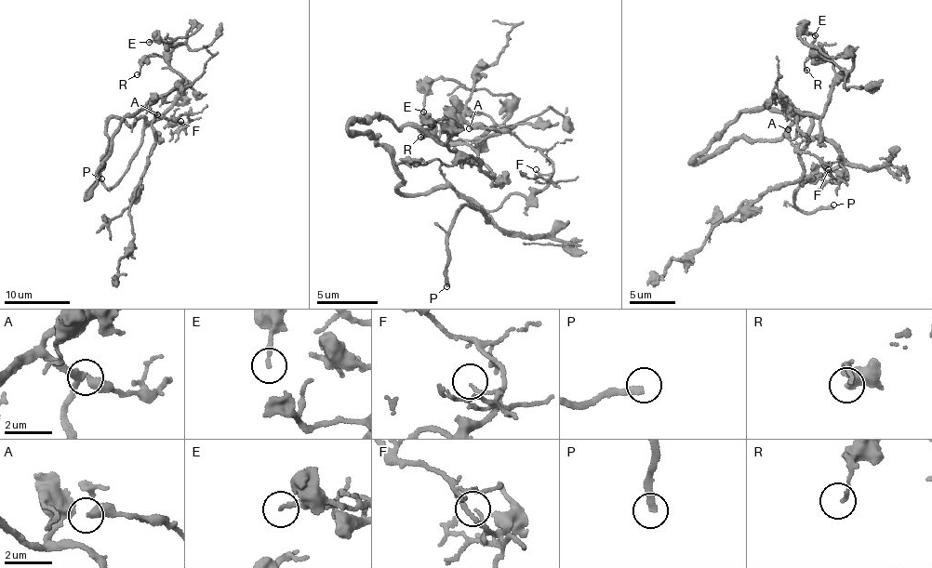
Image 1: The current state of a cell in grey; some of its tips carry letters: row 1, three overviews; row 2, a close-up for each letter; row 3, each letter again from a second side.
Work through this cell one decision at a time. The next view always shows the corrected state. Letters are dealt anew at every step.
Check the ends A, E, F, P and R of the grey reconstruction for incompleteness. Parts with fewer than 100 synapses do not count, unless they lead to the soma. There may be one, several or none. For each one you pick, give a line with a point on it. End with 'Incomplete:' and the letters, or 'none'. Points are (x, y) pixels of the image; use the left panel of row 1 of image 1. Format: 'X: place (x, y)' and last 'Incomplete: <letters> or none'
P: place (101, 178)
Incomplete: P

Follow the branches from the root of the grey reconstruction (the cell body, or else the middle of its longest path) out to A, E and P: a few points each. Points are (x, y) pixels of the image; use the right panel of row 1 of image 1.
A: (715, 137), (695, 161), (805, 115), (843, 174), (788, 129)
E: (715, 137), (738, 115), (764, 104), (822, 114), (854, 56), (829, 57), (800, 35), (815, 35)
P: (715, 137), (695, 161), (809, 117), (807, 135), (842, 163), (799, 185), (793, 204), (833, 204)

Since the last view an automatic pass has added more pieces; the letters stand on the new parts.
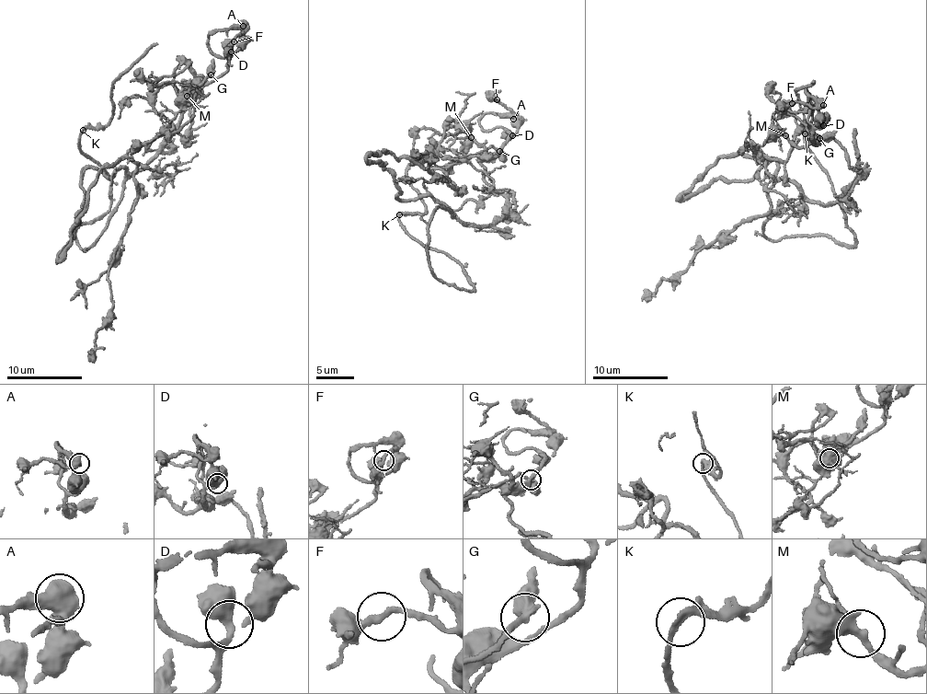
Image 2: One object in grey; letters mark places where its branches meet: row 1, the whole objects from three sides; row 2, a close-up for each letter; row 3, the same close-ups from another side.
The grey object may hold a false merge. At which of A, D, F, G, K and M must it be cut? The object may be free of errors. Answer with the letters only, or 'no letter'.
G

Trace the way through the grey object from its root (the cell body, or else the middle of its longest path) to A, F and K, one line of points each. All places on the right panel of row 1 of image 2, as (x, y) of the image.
A: (831, 203), (861, 173), (832, 139), (814, 142), (823, 105)
F: (831, 203), (861, 173), (832, 139), (814, 142), (820, 112), (792, 104)
K: (831, 203), (809, 199), (782, 211), (762, 233), (854, 244), (804, 133)

